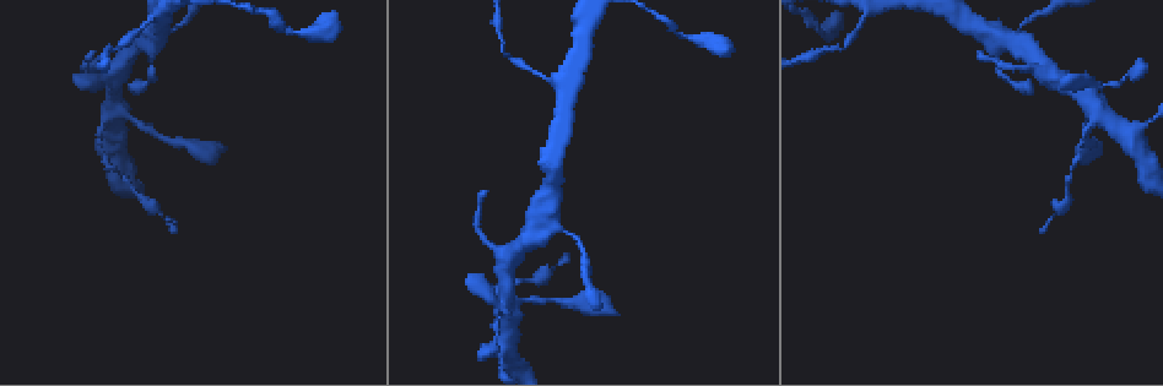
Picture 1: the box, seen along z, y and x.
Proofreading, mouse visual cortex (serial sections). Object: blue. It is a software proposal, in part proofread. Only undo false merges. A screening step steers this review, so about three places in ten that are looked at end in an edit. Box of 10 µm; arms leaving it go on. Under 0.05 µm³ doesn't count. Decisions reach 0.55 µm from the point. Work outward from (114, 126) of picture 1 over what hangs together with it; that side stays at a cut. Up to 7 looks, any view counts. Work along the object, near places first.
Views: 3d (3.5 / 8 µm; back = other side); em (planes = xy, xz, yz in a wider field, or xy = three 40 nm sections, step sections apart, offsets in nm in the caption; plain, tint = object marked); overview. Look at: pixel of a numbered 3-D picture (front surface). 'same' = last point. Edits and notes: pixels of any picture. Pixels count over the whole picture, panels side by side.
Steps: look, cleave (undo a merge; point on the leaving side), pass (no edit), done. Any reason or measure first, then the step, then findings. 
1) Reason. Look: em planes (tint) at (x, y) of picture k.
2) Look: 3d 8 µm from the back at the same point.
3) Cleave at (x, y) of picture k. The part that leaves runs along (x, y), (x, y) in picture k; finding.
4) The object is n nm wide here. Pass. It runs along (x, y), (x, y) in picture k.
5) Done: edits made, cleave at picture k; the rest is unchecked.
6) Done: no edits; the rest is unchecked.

Thin neck. Look: 3d 3.5 µm at (1081, 144) of picture 1.

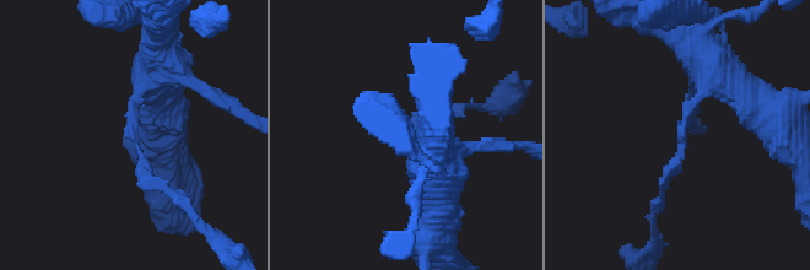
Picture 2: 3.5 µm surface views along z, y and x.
The arms are 150, 300 nm wide; now the EM. Look: em xy step 5 (tint) at (681, 135) of picture 2.

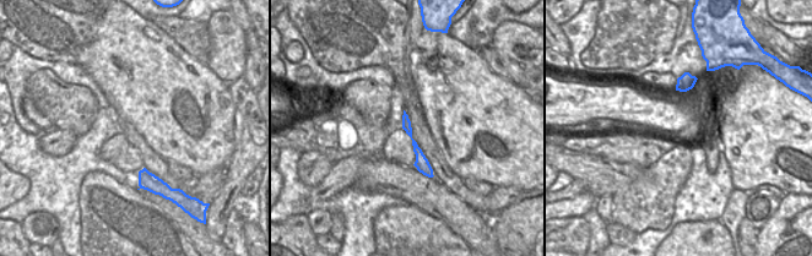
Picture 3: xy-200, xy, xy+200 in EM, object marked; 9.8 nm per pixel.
Cleave at (663, 183) of picture 2. The part that leaves runs along (682, 144), (652, 215), (654, 231) in picture 2; two cells meet here.

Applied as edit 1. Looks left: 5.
Redraw. Look: overview.

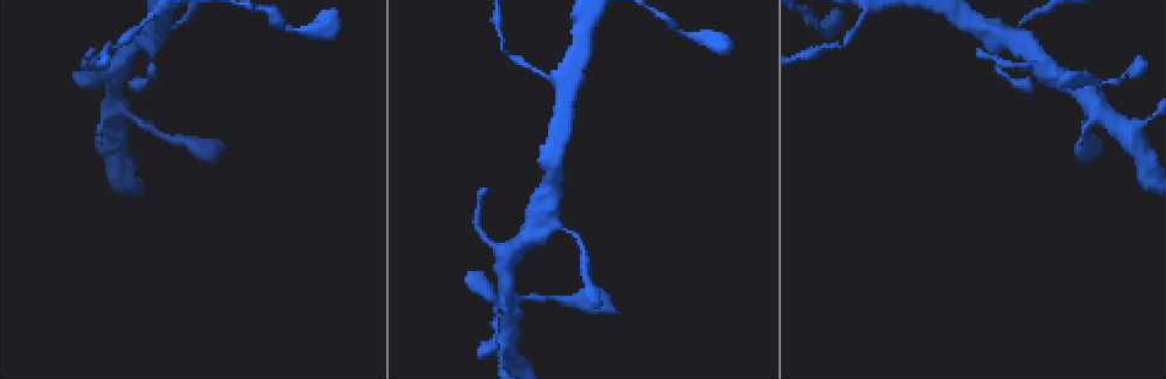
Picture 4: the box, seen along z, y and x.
Sharp bend. Look: 3d 3.5 µm at (1011, 32) of picture 4.

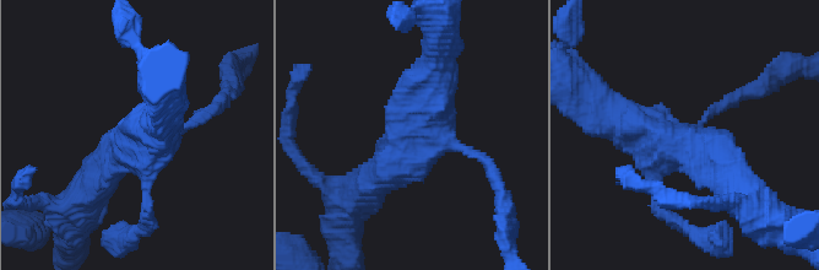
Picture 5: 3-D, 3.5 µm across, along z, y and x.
4 arms meet here; the arms are 150, 150, 450, 500 nm wide. Look: em xy step 2 (tint) at (433, 133) of picture 5.

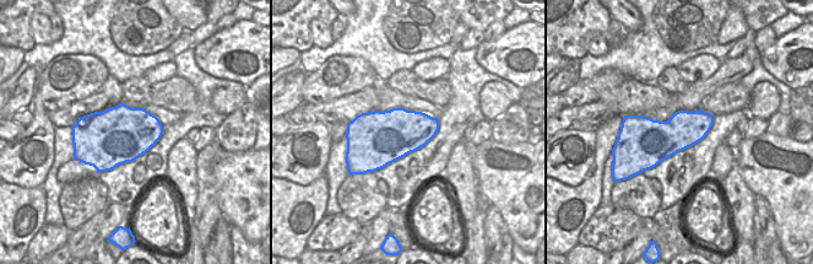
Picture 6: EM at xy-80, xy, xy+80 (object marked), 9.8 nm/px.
Pass. It runs along (378, 176), (400, 157), (438, 57) in picture 5; one cell here.

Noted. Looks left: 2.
Calibre changes. Look: 3d 3.5 µm at (544, 72) of picture 4.

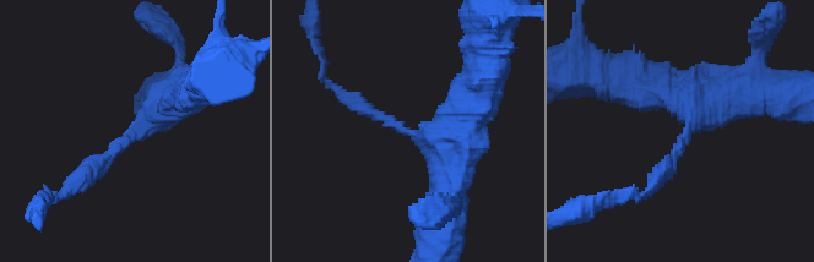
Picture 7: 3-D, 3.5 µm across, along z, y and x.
The arms are 200, 500 nm wide; shape alone is not enough. Look: em xy step 5 (tint) at (402, 127) of picture 7.

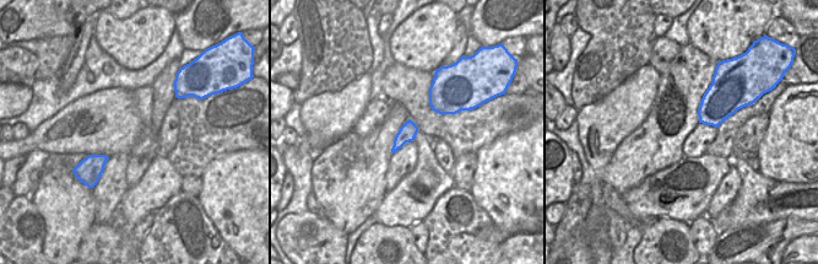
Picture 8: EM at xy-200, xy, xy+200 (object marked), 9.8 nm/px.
Pass. It runs along (182, 86), (114, 153), (69, 187) in picture 7; continuous, no second cell.

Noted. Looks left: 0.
Done: edits made, cleave at picture 2; the rest is unchecked.

